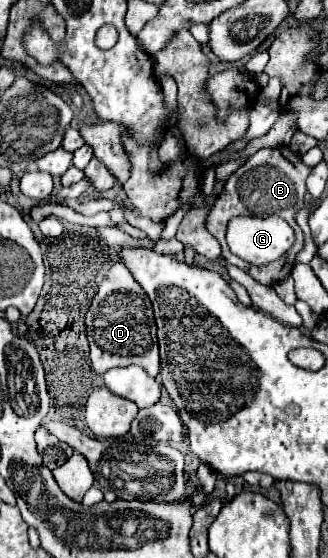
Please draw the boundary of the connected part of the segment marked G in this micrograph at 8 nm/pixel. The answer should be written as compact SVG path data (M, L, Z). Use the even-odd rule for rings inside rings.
M235 216L227 226L231 252L253 266L281 258L289 250L289 238L293 238L293 230L289 230L289 224L279 216Z

